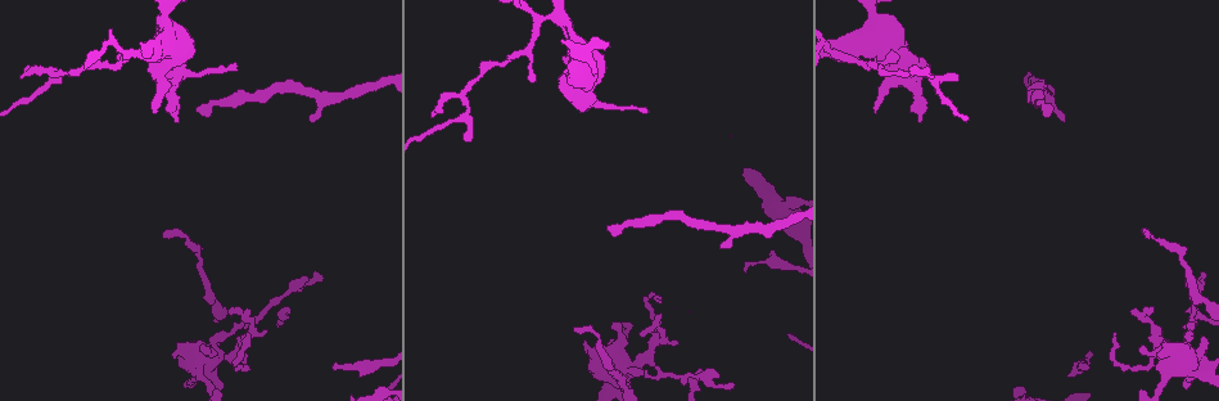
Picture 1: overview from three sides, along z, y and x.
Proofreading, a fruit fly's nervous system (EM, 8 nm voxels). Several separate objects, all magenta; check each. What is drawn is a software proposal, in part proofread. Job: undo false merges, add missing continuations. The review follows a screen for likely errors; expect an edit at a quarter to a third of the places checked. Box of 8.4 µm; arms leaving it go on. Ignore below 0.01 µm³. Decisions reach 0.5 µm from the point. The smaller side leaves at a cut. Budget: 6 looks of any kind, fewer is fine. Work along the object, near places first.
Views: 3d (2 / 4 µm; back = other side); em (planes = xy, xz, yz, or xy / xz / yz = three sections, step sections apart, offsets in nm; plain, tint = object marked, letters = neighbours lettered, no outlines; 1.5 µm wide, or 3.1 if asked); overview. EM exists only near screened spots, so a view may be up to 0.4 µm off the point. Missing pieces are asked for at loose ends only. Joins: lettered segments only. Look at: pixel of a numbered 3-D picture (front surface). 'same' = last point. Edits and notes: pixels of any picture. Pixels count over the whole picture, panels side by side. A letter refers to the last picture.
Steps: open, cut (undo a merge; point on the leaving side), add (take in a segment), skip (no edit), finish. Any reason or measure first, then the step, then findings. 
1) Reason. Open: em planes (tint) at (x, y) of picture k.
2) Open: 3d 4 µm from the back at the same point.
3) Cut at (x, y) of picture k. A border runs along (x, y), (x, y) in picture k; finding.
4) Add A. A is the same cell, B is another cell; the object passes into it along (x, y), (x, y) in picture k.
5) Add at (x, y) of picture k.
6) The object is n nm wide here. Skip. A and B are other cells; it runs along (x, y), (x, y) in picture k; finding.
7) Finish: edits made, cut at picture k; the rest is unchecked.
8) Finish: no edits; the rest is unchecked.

An open end. Open: 3d 4 µm at (1062, 121) of picture 1.

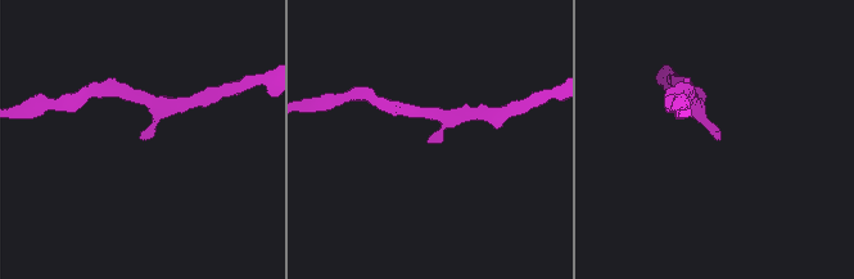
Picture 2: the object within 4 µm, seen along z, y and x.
Need the tissue. Open: em xy step 8 (plain) at (427, 142) of picture 2.

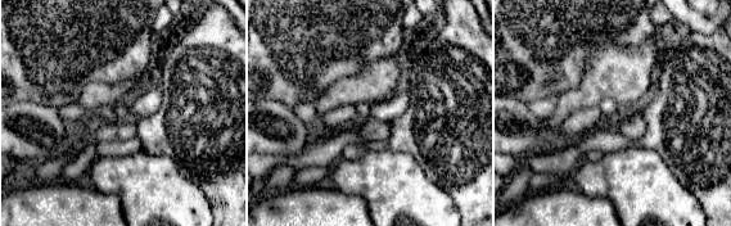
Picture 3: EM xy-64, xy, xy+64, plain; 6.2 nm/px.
Open: em xy step 8 (letters) at the same point.

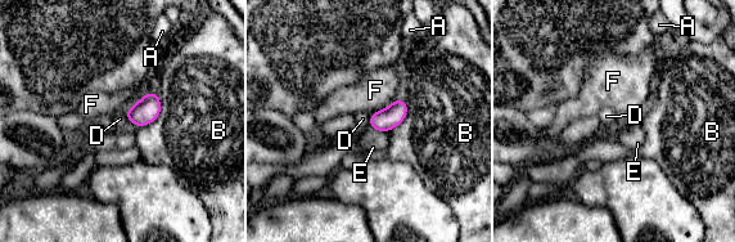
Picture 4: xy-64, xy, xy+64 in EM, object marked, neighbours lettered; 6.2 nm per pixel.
The object is 140 nm wide here. Skip. A, B, D, E and F are other cells; a border runs along (369, 115), (370, 125) in picture 4; no lettered segment goes on from it.

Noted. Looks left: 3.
Open: em xy step 8 (letters) at (607, 227) of picture 1.

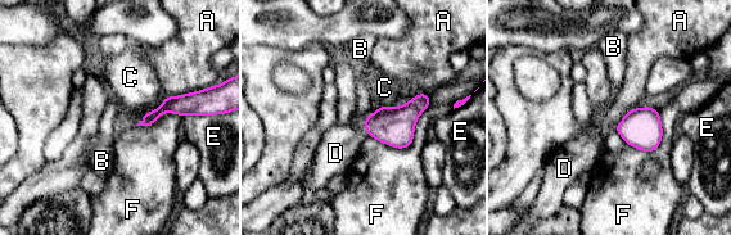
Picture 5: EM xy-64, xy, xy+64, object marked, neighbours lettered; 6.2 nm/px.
Open: em planes (letters) at the same point.

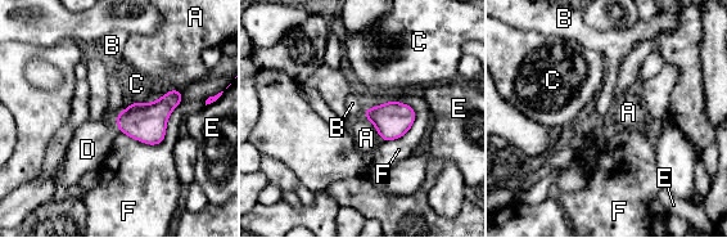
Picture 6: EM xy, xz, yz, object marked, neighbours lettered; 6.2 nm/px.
Add at (87, 149) of picture 6. D is the same cell, A, B, C, E and F are other cells; it goes on there.

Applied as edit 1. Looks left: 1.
Free end. Open: em xy step 4 (letters) at (957, 80) of picture 1.

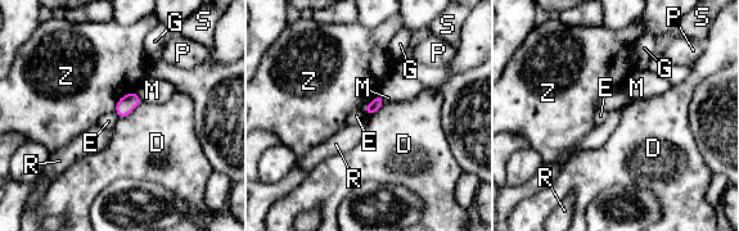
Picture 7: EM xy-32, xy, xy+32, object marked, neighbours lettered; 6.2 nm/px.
Skip. D, E, G, M, P, R, S and Z are other cells; no lettered segment goes on from it.

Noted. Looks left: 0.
Finish: edits made, add at picture 6; the rest is unchecked.

